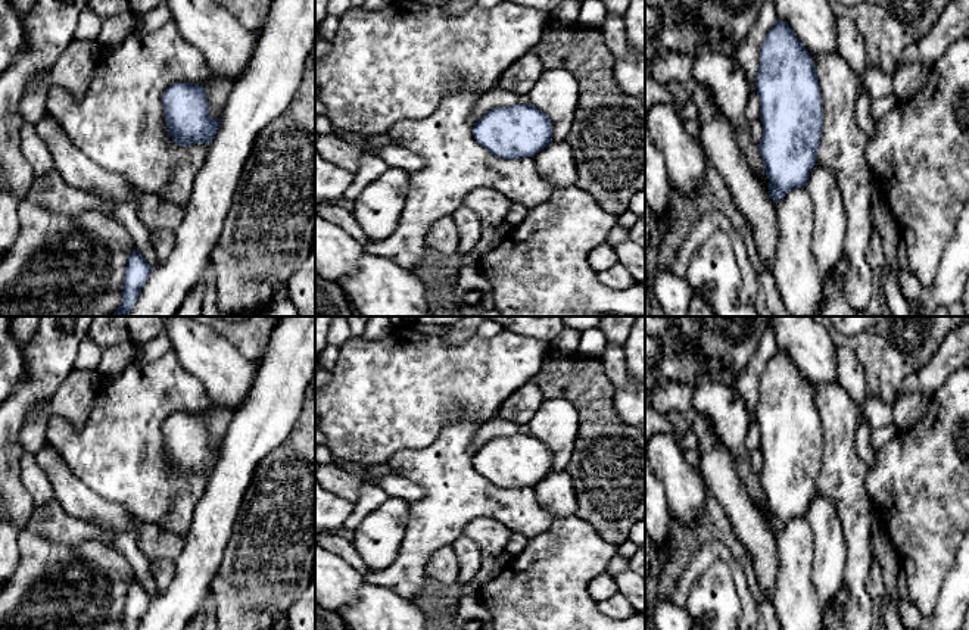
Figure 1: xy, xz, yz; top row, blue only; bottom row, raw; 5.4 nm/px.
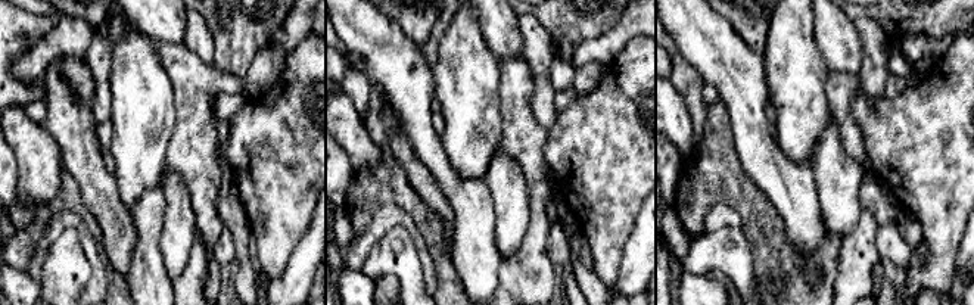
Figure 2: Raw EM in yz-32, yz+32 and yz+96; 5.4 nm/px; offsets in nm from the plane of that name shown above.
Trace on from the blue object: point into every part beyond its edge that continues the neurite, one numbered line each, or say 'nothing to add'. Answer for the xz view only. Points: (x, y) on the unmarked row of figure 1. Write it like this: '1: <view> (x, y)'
1: xz (555, 492)

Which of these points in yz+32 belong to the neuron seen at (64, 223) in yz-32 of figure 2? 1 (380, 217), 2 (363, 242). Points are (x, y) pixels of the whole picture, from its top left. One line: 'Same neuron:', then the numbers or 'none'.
Same neuron: 1, 2

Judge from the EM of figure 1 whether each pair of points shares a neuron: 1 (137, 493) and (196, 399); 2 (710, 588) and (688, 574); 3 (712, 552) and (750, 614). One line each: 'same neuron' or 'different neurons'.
1: same neuron
2: different neurons
3: same neuron

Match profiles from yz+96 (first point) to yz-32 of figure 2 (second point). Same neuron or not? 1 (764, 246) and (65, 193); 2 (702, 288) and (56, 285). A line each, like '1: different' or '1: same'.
1: same
2: different

